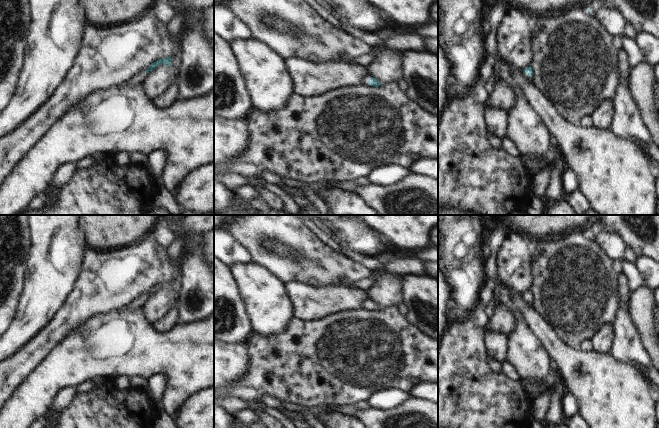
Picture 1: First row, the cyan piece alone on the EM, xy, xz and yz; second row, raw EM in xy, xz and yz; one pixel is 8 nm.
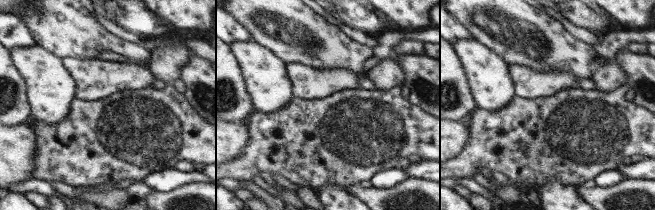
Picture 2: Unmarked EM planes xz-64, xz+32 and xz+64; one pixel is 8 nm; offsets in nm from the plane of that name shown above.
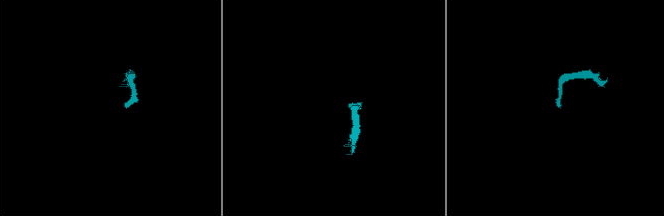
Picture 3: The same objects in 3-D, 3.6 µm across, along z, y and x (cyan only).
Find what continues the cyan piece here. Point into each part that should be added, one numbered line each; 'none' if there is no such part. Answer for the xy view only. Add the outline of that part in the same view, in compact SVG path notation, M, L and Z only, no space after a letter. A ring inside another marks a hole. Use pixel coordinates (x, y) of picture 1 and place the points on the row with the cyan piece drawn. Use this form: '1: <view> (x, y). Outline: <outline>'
1: xy (136, 80). Outline: M141 70L139 73L131 77L127 82L126 85L130 86L131 88L135 88L142 84L145 78L146 72L145 70Z

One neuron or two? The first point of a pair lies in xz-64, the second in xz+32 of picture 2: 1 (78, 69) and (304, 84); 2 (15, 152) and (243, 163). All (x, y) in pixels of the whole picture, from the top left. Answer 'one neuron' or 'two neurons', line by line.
1: one neuron
2: two neurons

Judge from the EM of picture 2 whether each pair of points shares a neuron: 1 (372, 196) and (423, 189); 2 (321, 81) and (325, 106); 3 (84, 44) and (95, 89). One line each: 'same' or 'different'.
1: same
2: different
3: different

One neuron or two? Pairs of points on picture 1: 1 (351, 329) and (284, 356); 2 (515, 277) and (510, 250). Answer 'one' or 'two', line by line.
1: one
2: one

